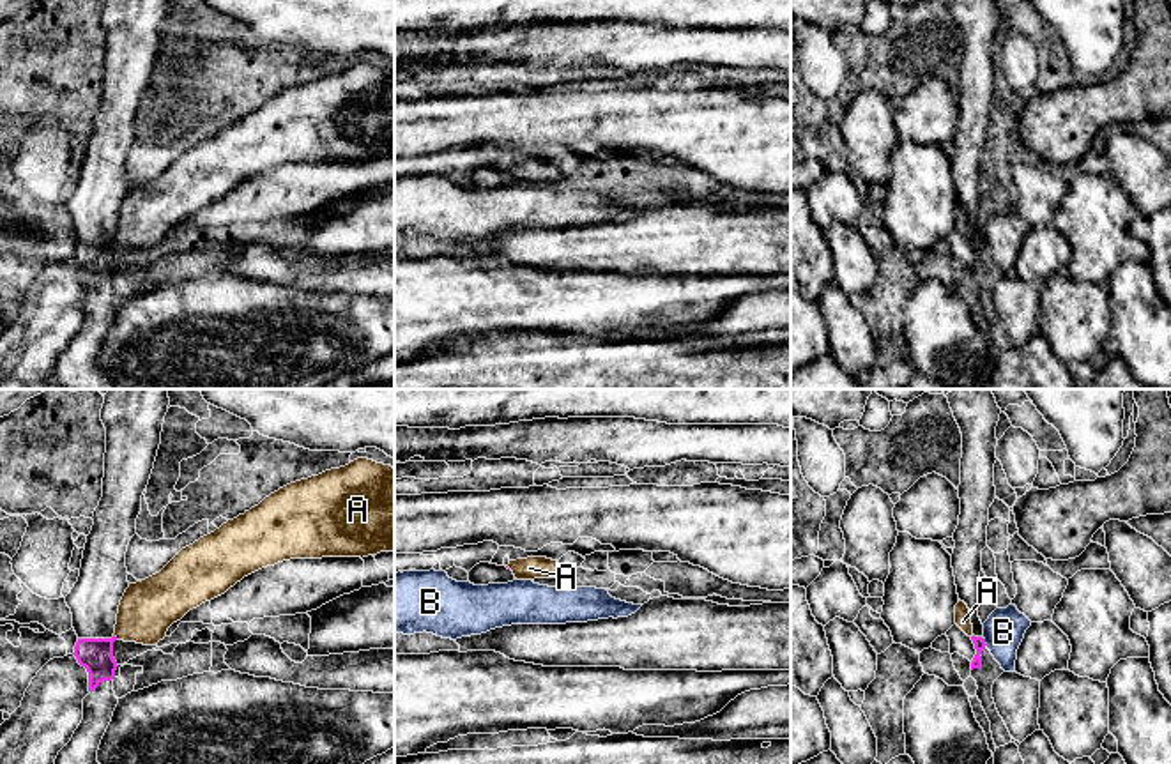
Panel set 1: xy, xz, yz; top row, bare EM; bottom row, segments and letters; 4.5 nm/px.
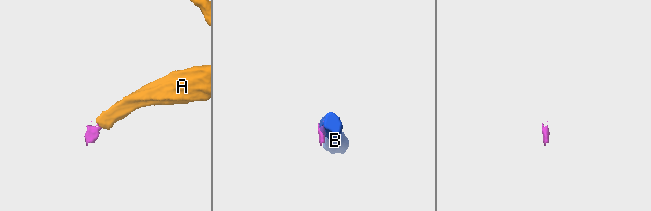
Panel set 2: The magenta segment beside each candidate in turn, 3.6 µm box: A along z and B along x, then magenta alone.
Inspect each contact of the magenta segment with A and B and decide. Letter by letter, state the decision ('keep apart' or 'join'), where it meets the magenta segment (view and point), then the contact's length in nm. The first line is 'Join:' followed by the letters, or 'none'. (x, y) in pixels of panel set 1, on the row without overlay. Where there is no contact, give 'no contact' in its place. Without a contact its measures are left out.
Join: none
A: keep apart; meets magenta in xy at (115, 241); contact 40 nm long
B: keep apart; meets magenta in yz at (984, 246); contact 50 nm long

